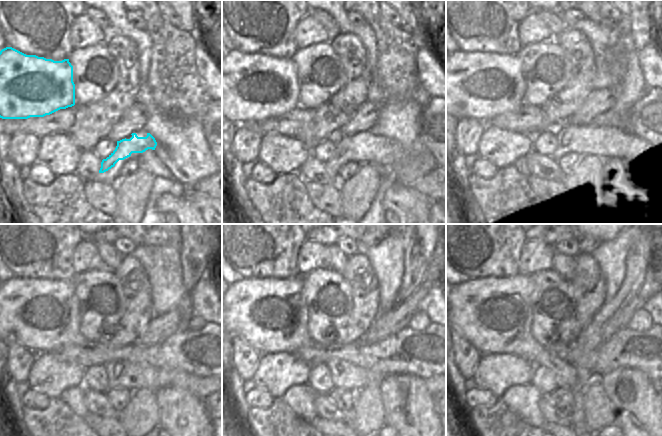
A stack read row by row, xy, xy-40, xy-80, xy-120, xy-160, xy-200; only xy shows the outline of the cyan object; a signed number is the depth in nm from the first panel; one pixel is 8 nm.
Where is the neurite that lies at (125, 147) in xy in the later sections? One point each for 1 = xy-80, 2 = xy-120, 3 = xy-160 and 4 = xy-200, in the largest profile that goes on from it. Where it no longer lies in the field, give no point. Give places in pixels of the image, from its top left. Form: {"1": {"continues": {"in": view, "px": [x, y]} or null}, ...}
{"1": {"continues": {"in": "xy-80", "px": [565, 155]}}, "2": {"continues": {"in": "xy-120", "px": [135, 371]}}, "3": {"continues": {"in": "xy-160", "px": [334, 365]}}, "4": {"continues": {"in": "xy-200", "px": [494, 314]}}}

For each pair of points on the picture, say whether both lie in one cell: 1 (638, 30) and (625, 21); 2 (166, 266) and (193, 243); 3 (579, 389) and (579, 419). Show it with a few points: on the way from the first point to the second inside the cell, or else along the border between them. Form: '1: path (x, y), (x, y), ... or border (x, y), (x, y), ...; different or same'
1: border (631, 10), (629, 32); different
2: border (179, 252), (180, 275), (183, 278); different
3: path (578, 396), (578, 412); same

